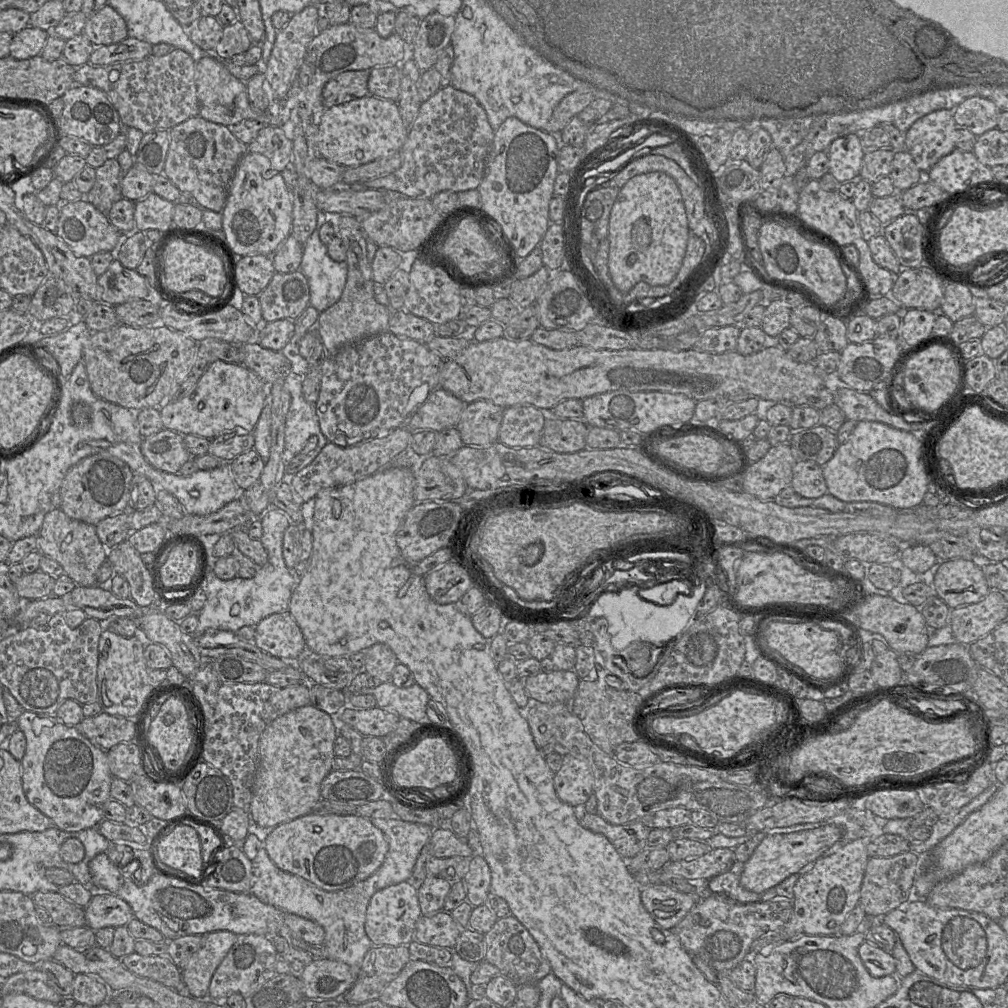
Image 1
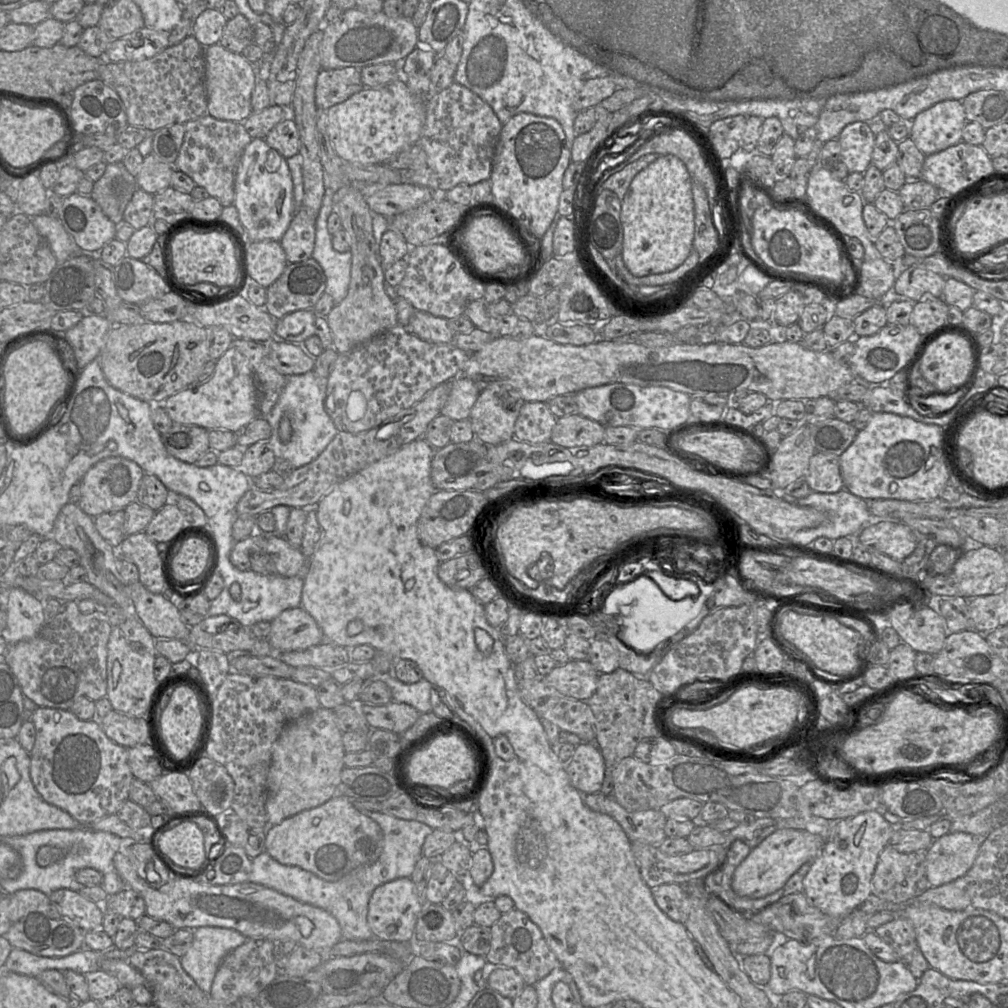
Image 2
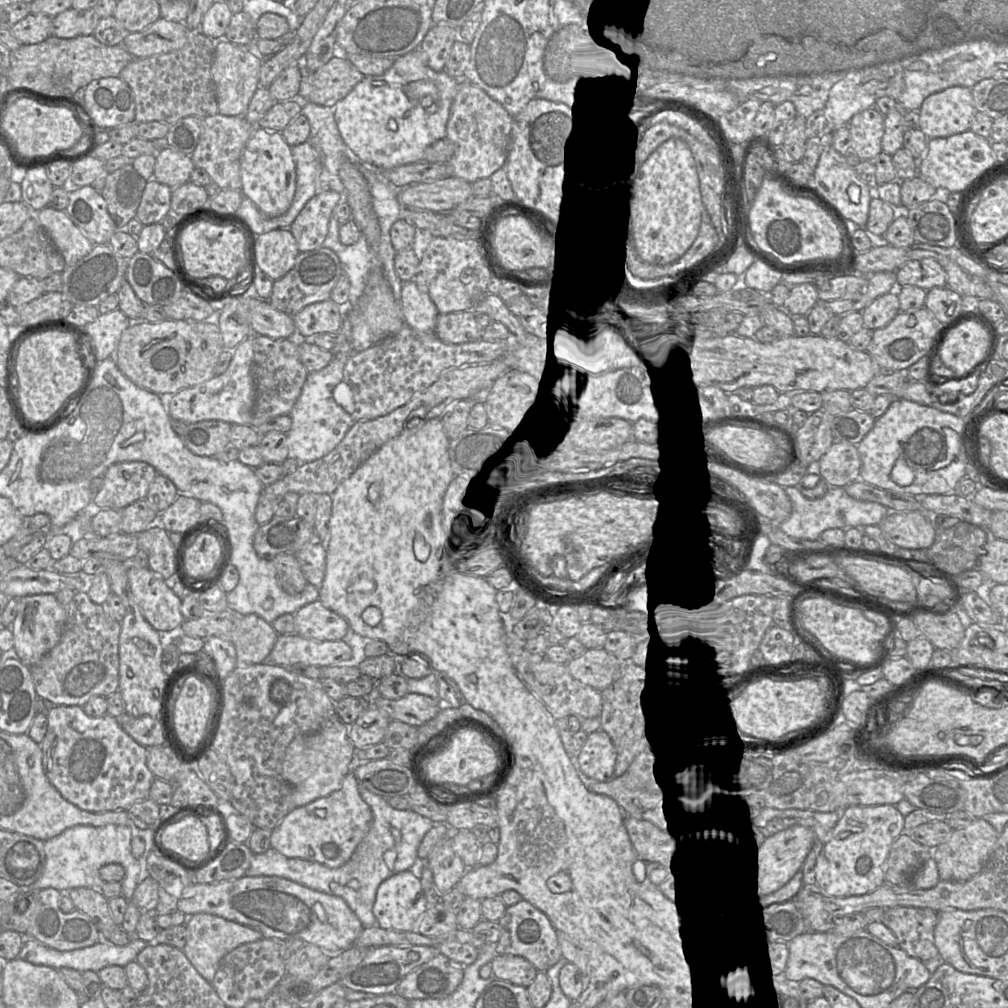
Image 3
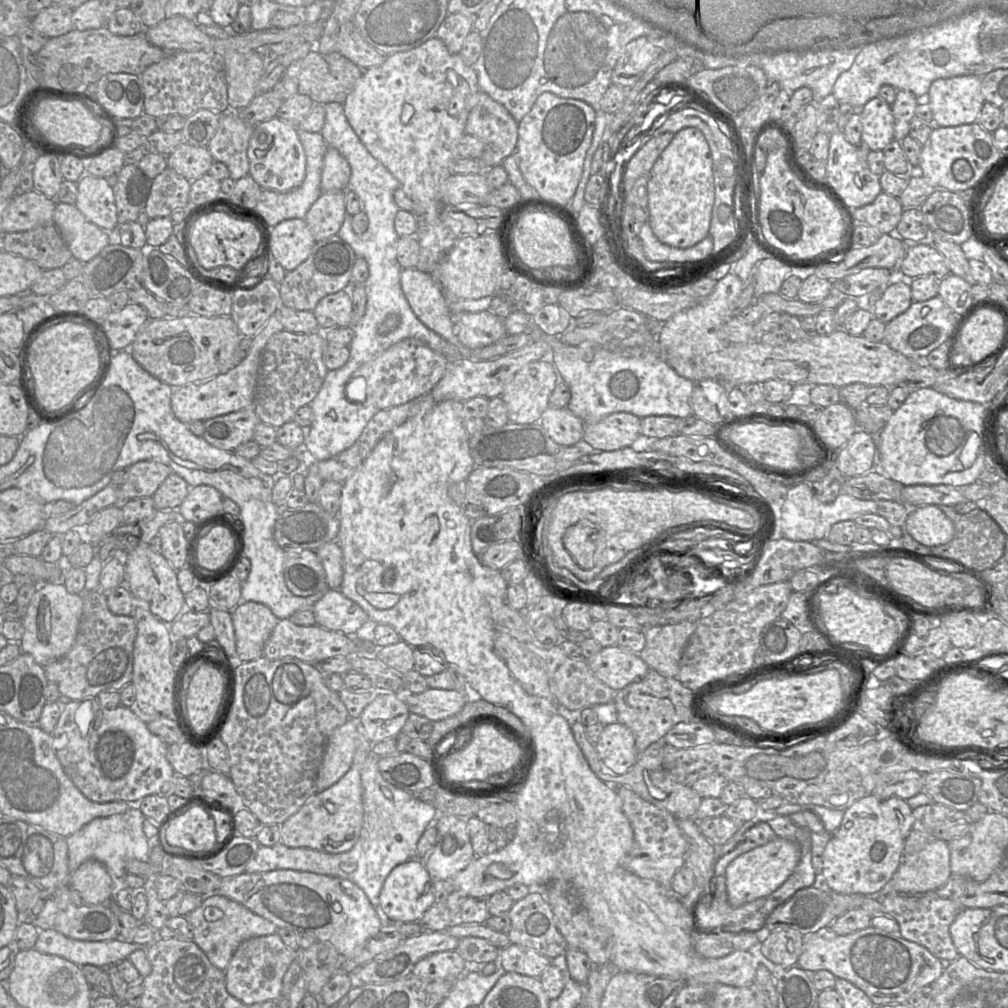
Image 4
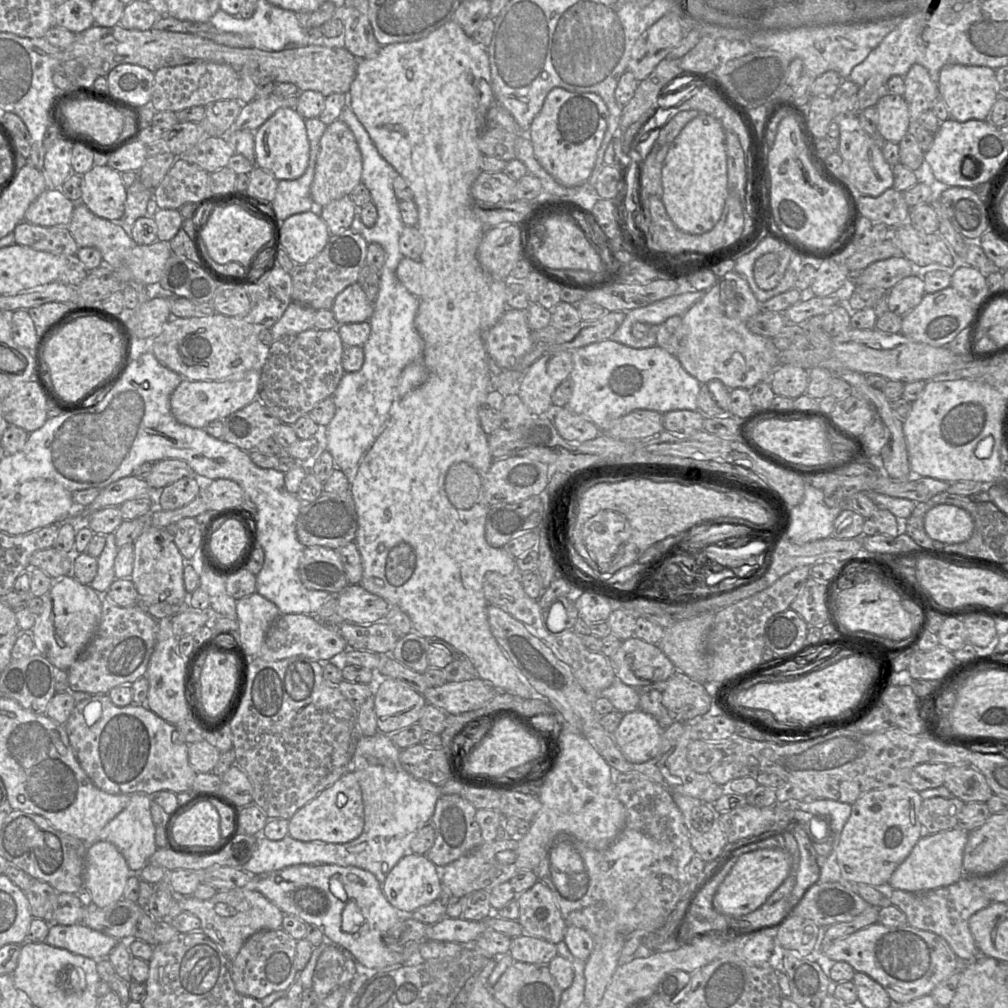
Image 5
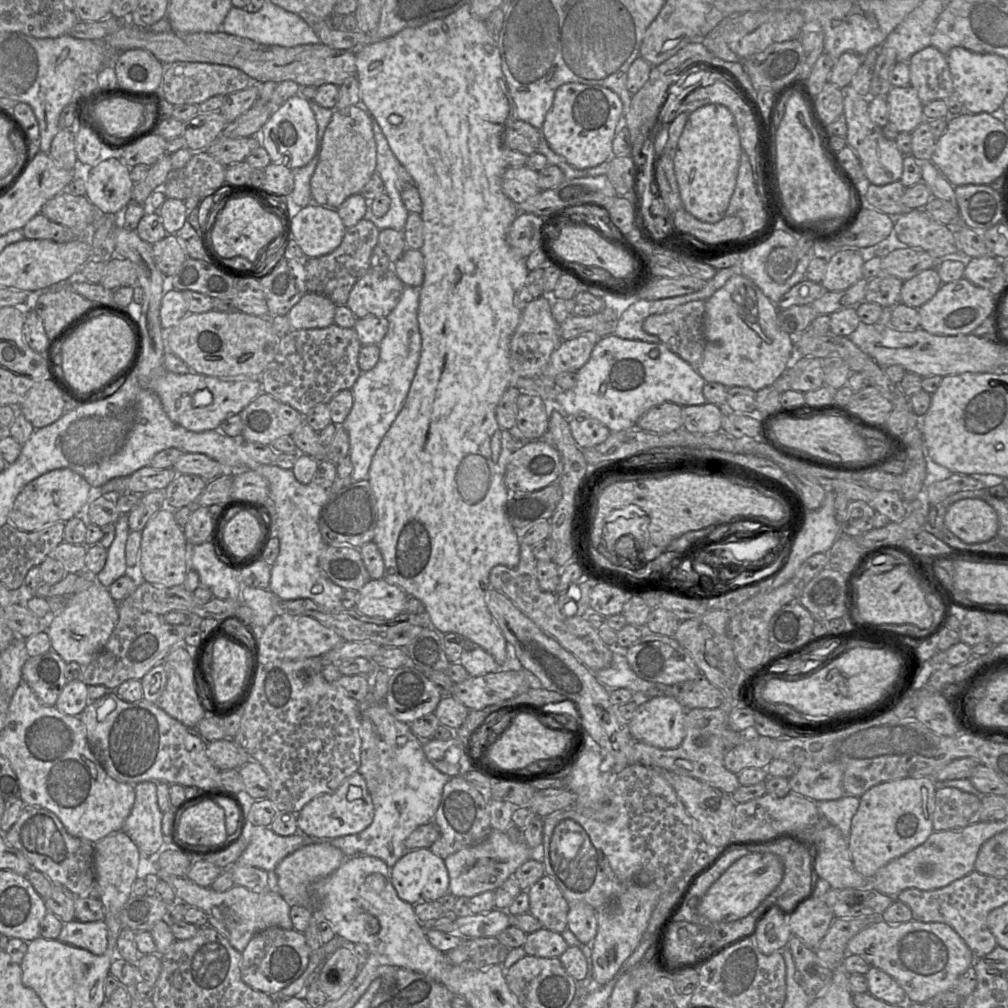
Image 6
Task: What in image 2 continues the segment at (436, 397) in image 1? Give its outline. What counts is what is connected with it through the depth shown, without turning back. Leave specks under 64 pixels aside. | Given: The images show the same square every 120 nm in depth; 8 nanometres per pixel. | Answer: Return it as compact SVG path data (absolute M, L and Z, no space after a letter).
M465 376L456 377L451 380L451 391L441 410L441 415L454 421L469 418L480 392L481 388L472 379Z

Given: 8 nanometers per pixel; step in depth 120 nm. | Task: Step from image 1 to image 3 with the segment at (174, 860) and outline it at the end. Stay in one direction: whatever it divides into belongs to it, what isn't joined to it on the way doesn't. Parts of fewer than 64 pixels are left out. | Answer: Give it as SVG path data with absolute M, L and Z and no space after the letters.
M193 816L165 828L159 839L175 855L189 862L199 860L208 848L206 827Z

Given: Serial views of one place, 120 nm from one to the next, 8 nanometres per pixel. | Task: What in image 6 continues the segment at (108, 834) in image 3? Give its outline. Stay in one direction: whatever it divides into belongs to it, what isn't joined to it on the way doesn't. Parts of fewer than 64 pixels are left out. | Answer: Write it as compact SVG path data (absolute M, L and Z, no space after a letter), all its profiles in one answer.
M146 781L135 785L135 801L121 831L138 847L141 857L159 854L169 846L162 832L164 813L159 809L156 782Z

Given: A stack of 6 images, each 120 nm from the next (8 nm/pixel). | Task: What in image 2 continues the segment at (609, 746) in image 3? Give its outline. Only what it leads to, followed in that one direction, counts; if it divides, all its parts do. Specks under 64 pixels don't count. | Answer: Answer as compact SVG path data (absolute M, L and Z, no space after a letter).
M595 743L576 746L566 768L570 782L582 795L599 792L605 777L605 761Z

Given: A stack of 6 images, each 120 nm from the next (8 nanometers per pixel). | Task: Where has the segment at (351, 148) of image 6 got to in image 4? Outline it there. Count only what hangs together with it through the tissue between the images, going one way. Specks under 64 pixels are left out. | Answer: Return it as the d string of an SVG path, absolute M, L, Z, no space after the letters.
M328 147L323 158L321 191L345 191L350 176L351 169L347 160L338 150Z

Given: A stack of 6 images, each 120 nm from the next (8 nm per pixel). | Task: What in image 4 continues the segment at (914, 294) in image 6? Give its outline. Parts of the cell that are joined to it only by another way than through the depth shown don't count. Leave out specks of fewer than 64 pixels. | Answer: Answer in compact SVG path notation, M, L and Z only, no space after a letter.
M903 281L891 282L873 306L873 317L888 323L906 311L912 304L911 287Z

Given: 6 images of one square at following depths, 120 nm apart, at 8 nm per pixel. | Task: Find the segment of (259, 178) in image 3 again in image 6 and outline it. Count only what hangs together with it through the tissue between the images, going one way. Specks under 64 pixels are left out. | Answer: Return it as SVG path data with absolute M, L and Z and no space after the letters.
M298 95L289 98L273 113L259 132L260 145L268 152L271 163L282 164L295 170L307 165L317 149L318 126L311 107L311 100Z

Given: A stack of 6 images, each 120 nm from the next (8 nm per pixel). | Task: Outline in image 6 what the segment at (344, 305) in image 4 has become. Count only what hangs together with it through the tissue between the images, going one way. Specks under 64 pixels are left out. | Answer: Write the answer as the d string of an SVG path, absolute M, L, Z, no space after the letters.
M393 265L392 270L387 271L385 275L372 273L369 269L352 288L346 305L357 319L366 316L387 317L398 304L405 286L393 271Z

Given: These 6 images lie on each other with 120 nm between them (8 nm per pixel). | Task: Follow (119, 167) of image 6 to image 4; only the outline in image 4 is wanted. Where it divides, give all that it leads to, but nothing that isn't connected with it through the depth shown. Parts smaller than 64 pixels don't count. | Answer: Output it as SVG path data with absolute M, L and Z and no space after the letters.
M84 174L78 183L76 207L92 223L112 232L118 225L113 187L106 178Z

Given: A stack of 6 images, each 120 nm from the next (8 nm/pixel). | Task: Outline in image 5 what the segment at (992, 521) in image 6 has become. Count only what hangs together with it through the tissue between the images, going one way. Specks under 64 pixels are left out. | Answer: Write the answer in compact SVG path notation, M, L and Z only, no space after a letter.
M937 505L923 518L925 533L933 542L959 544L967 541L974 530L970 513L954 505Z

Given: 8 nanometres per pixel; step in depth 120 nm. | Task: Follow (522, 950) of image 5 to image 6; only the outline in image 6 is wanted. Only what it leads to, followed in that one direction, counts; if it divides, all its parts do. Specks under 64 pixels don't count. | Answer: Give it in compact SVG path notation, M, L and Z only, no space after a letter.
M542 928L527 934L522 947L528 956L558 958L569 946L562 934Z

